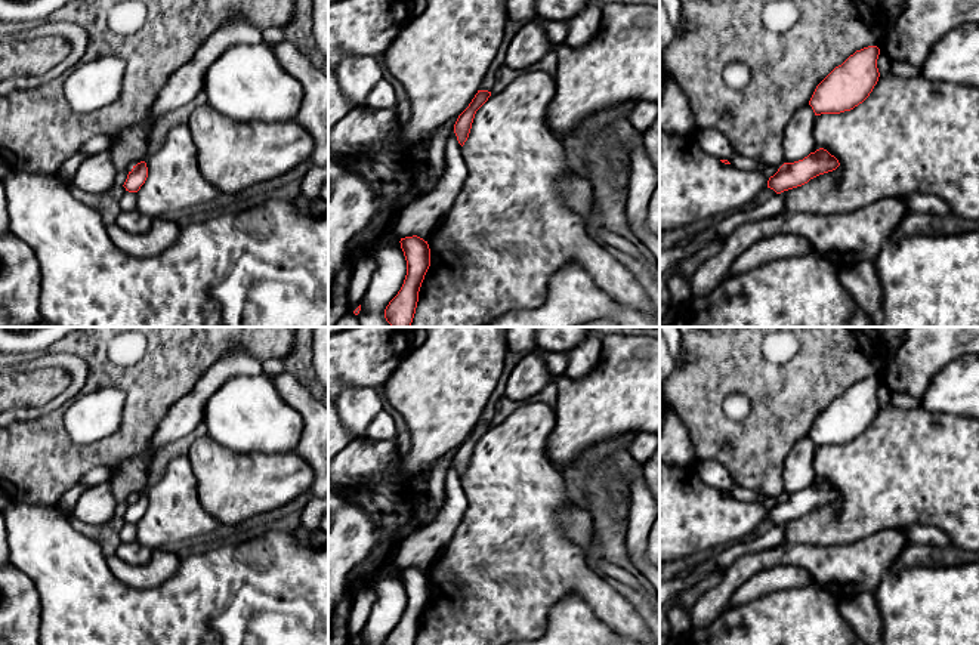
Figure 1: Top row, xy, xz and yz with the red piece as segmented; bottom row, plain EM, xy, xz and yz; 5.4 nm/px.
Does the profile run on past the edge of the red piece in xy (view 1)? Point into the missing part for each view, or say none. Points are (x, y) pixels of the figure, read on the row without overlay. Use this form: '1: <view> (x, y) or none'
1: none

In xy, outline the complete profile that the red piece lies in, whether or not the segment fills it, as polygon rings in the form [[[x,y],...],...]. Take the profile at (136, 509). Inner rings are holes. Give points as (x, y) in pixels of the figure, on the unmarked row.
[[[140,493],[136,497],[133,497],[133,500],[129,503],[123,518],[129,524],[138,524],[140,518],[145,515],[146,509],[148,509],[146,494]]]

